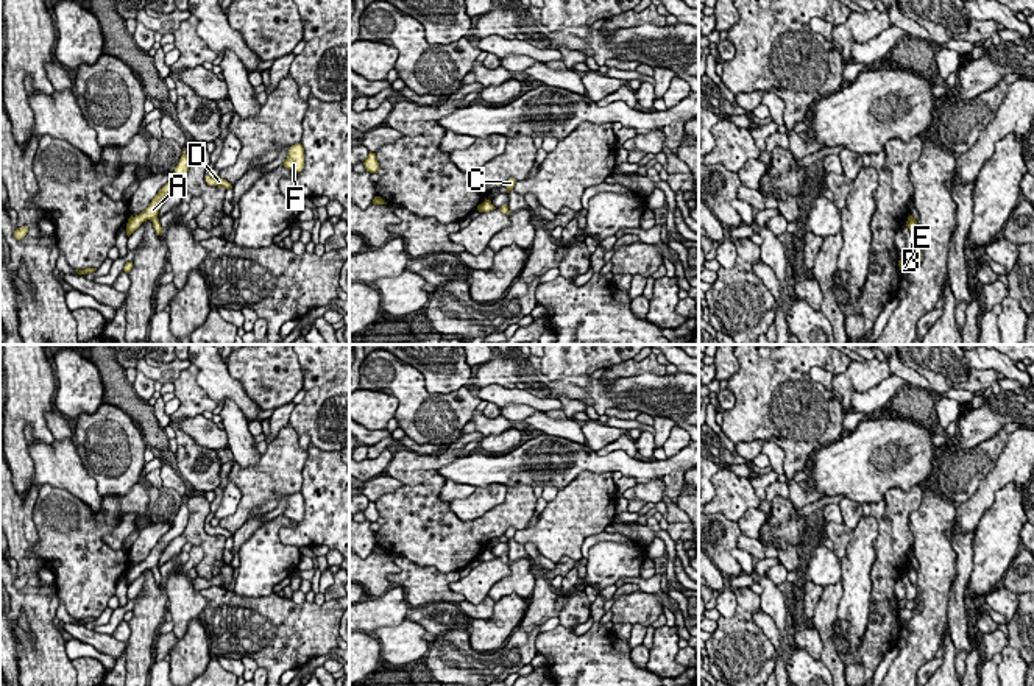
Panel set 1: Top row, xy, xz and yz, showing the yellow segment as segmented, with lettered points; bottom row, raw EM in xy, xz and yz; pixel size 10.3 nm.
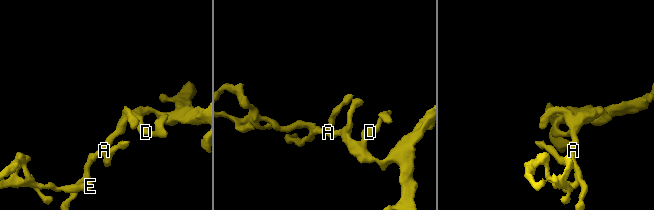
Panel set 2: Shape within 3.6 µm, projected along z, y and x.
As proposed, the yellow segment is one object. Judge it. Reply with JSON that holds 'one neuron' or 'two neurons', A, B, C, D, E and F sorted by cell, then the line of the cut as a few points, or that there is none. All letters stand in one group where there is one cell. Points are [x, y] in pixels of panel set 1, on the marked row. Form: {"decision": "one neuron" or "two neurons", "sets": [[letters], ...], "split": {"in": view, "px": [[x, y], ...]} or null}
{"decision": "one neuron", "sets": [["A", "B", "C", "D", "E", "F"]], "split": null}

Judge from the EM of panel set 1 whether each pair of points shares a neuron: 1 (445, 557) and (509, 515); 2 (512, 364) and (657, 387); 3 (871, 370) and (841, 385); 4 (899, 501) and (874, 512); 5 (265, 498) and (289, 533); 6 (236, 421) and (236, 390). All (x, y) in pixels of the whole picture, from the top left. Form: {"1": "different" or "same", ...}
{"1": "same", "2": "same", "3": "same", "4": "different", "5": "different", "6": "different"}

